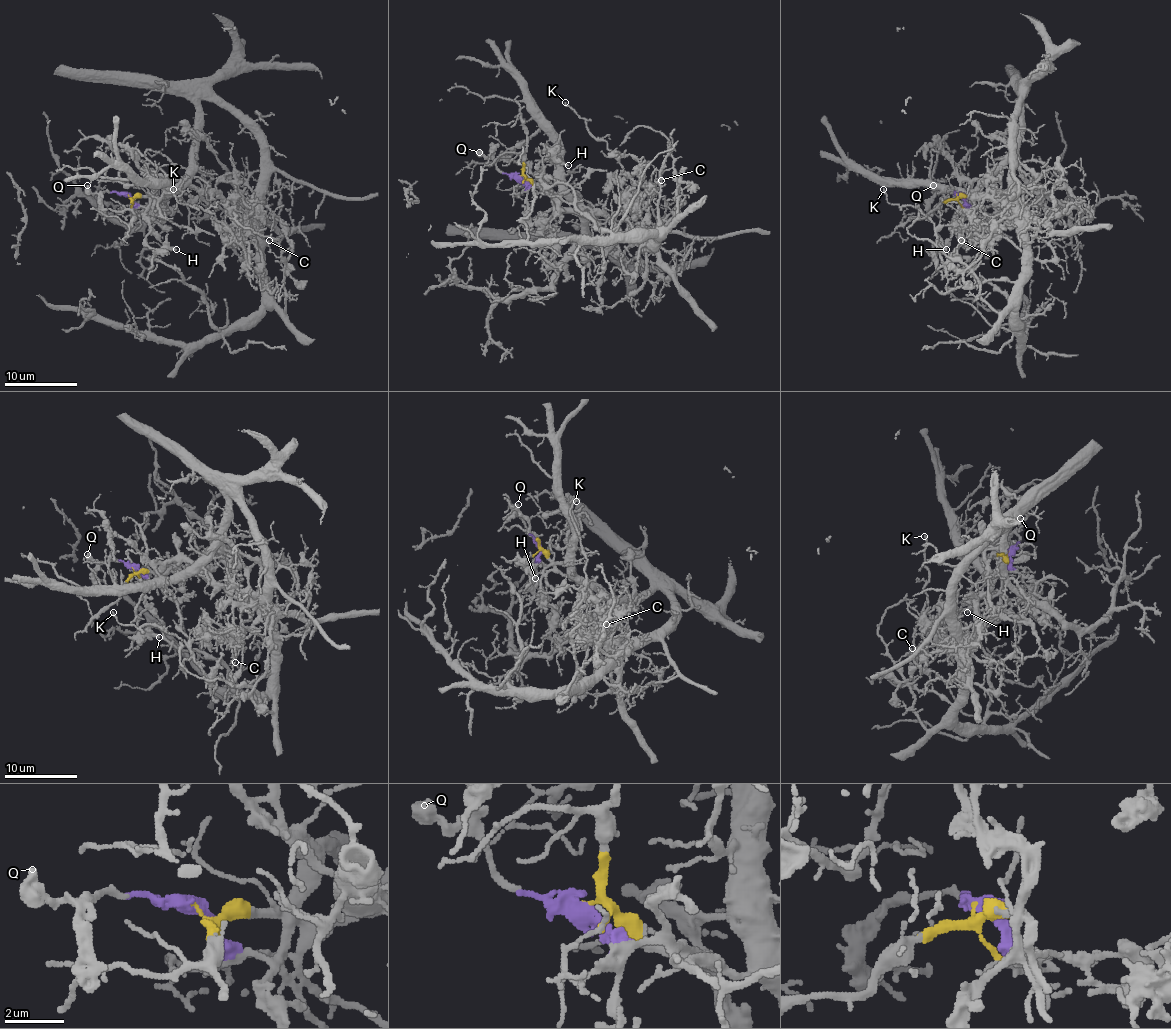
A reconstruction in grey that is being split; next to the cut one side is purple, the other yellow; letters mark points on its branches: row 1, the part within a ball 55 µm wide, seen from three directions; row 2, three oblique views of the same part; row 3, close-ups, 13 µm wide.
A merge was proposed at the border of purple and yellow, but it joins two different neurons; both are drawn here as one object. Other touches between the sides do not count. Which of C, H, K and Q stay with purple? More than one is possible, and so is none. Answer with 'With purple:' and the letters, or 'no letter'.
With purple: H, Q

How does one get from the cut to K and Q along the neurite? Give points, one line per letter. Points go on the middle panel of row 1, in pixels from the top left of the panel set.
K: (519, 177), (563, 193), (576, 206), (583, 230), (594, 239), (653, 230), (627, 197), (616, 155), (565, 102)
Q: (519, 177), (508, 177), (479, 151)

